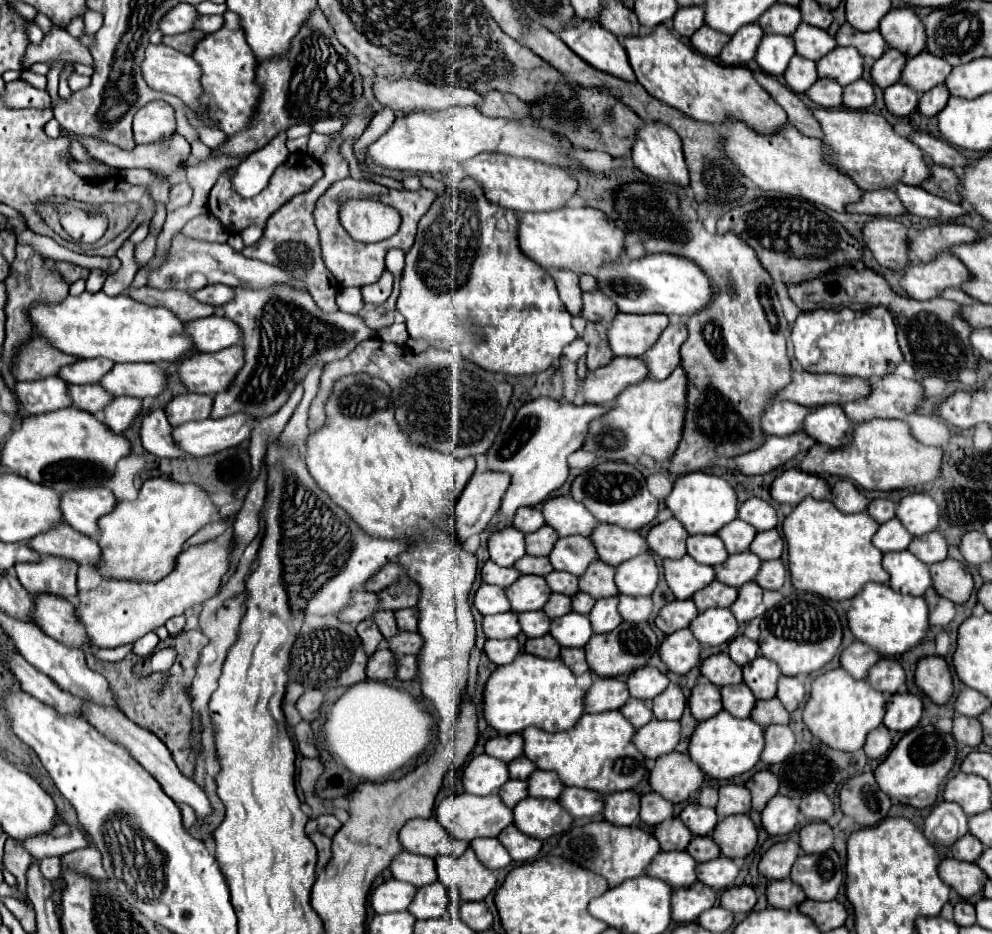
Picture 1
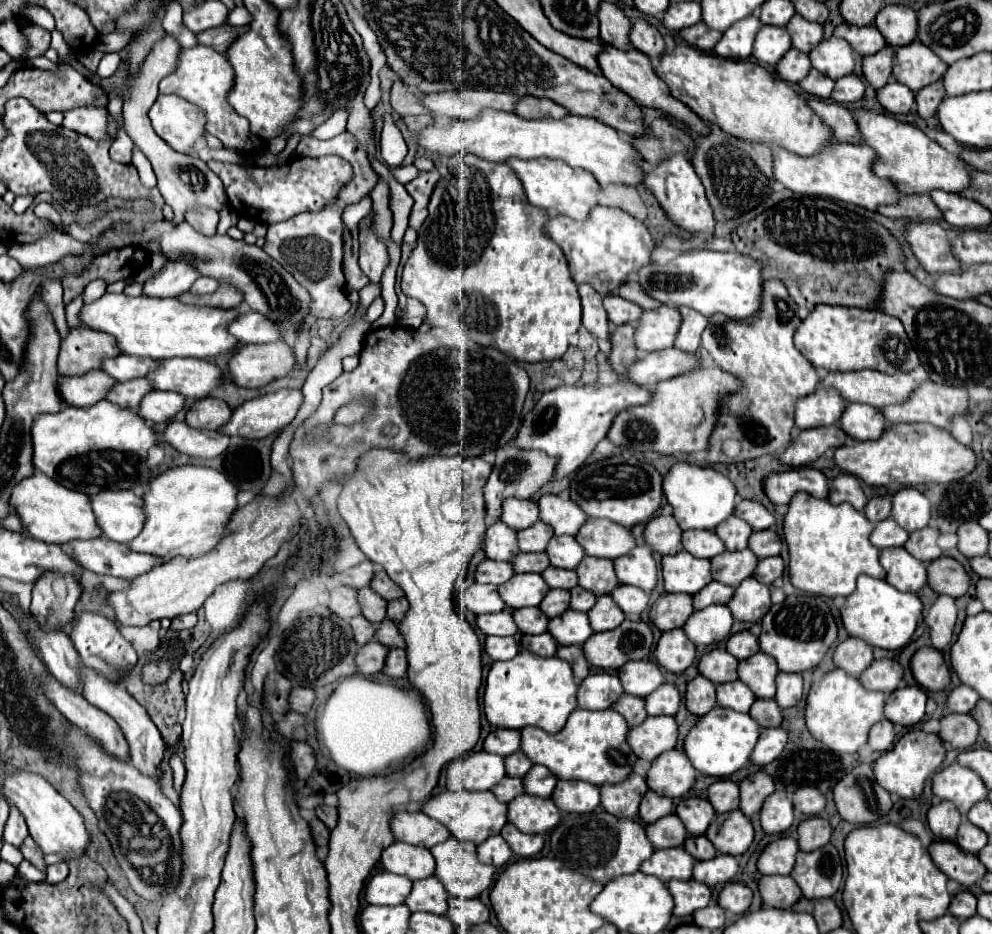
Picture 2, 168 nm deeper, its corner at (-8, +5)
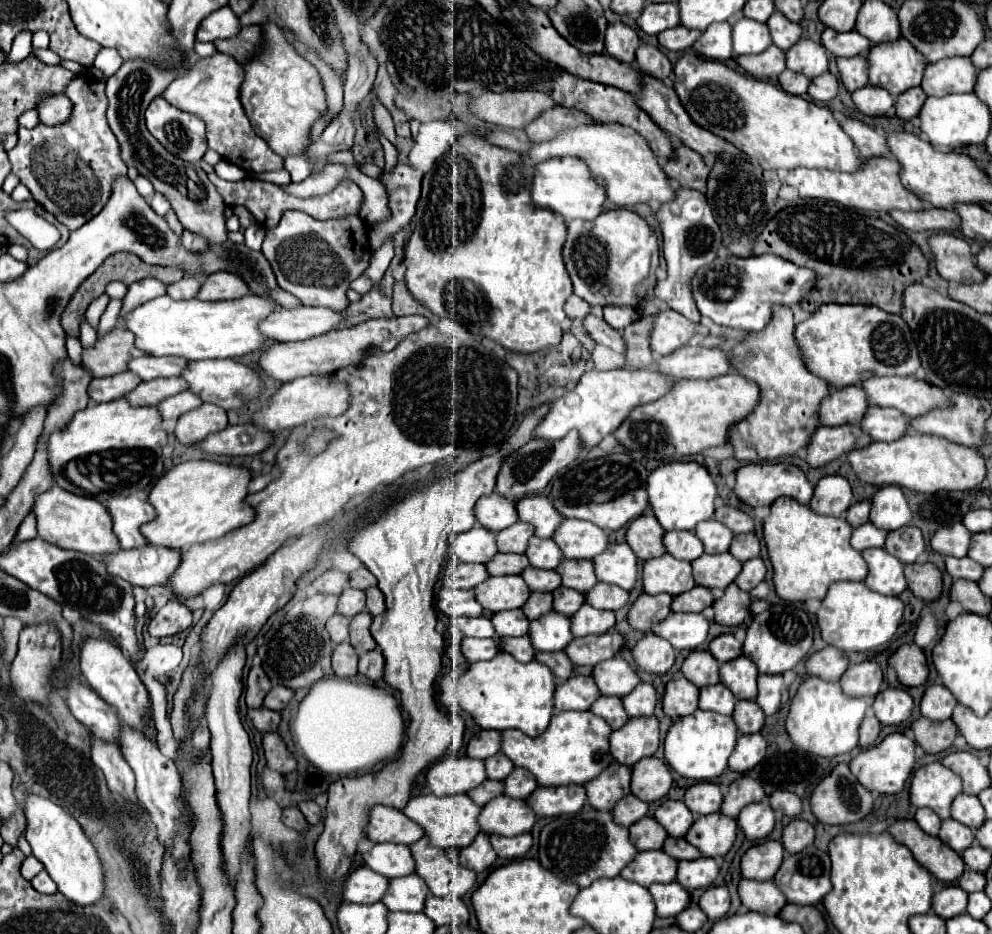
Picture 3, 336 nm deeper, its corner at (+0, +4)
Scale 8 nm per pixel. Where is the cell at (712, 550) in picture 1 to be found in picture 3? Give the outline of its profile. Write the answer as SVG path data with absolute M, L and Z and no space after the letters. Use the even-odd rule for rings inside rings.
M666 532L664 534L666 550L680 560L696 560L704 554L704 544L694 532Z

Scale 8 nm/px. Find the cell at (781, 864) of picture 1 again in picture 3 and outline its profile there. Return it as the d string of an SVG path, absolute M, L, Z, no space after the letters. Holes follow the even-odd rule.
M764 840L742 856L742 876L752 880L772 880L782 864L784 846L778 840Z

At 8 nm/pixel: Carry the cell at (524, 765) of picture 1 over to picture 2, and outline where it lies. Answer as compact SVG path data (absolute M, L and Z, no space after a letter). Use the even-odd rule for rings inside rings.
M516 751L508 757L504 757L504 765L506 765L506 775L510 775L510 777L524 777L528 773L528 769L532 767L530 759L522 751Z

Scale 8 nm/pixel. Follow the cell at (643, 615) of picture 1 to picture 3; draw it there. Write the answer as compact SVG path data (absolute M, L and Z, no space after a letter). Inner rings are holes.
M598 582L592 592L586 594L586 602L602 608L602 610L620 610L630 602L630 592L622 590L620 586L610 586L604 582Z

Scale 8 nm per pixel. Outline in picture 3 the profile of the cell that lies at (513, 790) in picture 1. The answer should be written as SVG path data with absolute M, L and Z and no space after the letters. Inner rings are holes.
M484 780L484 784L480 784L478 788L474 788L472 792L468 792L468 796L472 796L472 800L476 800L476 804L484 806L486 802L490 802L496 796L504 794L504 782L498 780Z

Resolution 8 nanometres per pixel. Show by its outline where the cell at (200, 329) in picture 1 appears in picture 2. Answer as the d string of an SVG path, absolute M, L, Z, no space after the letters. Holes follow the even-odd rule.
M242 313L230 327L230 333L240 343L274 343L280 341L280 327L260 313Z

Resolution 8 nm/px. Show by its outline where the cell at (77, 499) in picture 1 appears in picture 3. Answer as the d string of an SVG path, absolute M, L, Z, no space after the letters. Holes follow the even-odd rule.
M112 496L106 502L108 514L114 522L114 534L120 542L120 548L140 548L146 544L140 534L140 526L156 516L154 508L148 502L138 500L136 496Z

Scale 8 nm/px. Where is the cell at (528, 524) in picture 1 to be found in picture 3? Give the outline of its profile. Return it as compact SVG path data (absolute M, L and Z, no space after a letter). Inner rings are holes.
M490 494L490 496L482 496L476 502L476 518L482 526L490 528L492 532L498 532L518 522L518 510L512 500Z

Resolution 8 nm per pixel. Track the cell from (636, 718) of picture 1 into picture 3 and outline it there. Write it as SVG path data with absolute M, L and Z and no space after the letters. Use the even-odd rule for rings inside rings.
M600 696L600 700L596 700L596 704L592 704L590 712L604 718L614 730L622 728L628 722L628 714L624 712L622 700L616 696Z

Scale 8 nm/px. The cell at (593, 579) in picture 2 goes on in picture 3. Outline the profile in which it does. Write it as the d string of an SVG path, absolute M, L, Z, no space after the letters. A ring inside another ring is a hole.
M562 560L556 572L560 572L564 586L582 594L588 594L598 584L592 560Z

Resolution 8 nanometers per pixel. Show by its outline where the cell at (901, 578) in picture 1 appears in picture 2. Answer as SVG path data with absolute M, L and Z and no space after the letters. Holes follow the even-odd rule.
M904 547L880 551L880 563L886 571L886 581L900 591L918 593L922 585L926 585L926 565Z

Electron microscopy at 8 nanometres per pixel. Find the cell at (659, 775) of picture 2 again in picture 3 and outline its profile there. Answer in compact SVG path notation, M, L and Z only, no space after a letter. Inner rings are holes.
M650 756L632 768L632 794L644 802L656 802L672 788L672 774L664 760Z

